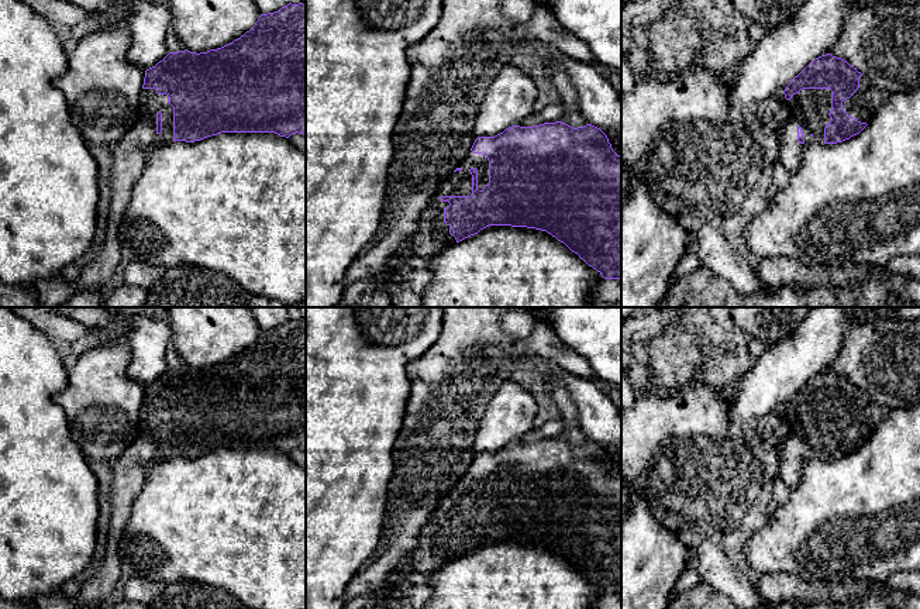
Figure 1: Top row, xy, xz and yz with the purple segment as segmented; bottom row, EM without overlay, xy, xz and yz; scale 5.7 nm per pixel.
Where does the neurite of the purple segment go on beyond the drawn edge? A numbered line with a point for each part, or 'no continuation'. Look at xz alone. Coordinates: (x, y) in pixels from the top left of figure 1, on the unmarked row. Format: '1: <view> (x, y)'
1: xz (433, 551)

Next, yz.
1: yz (809, 425)

